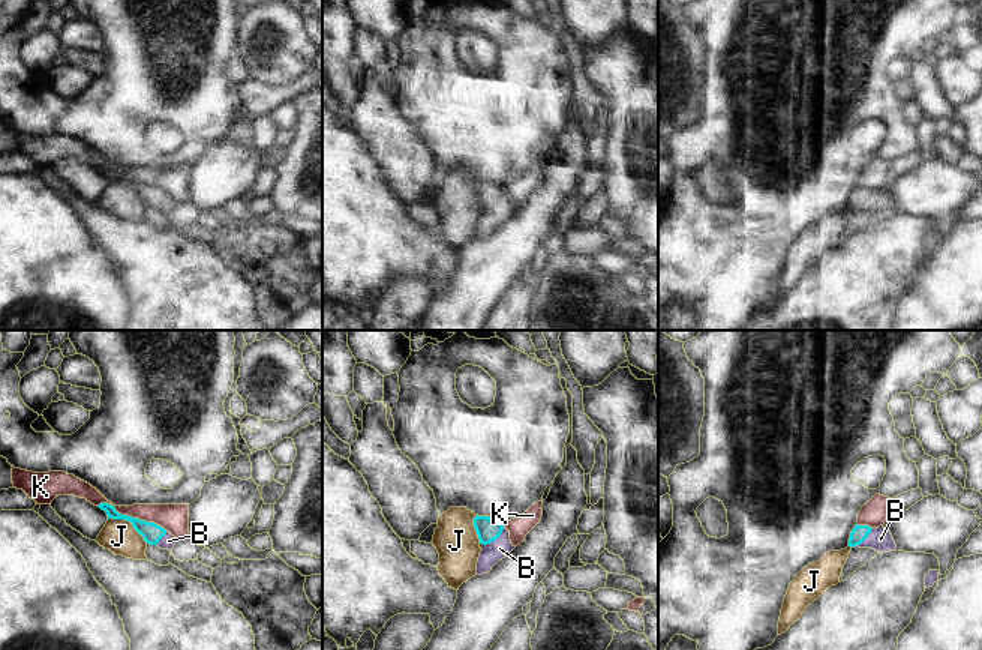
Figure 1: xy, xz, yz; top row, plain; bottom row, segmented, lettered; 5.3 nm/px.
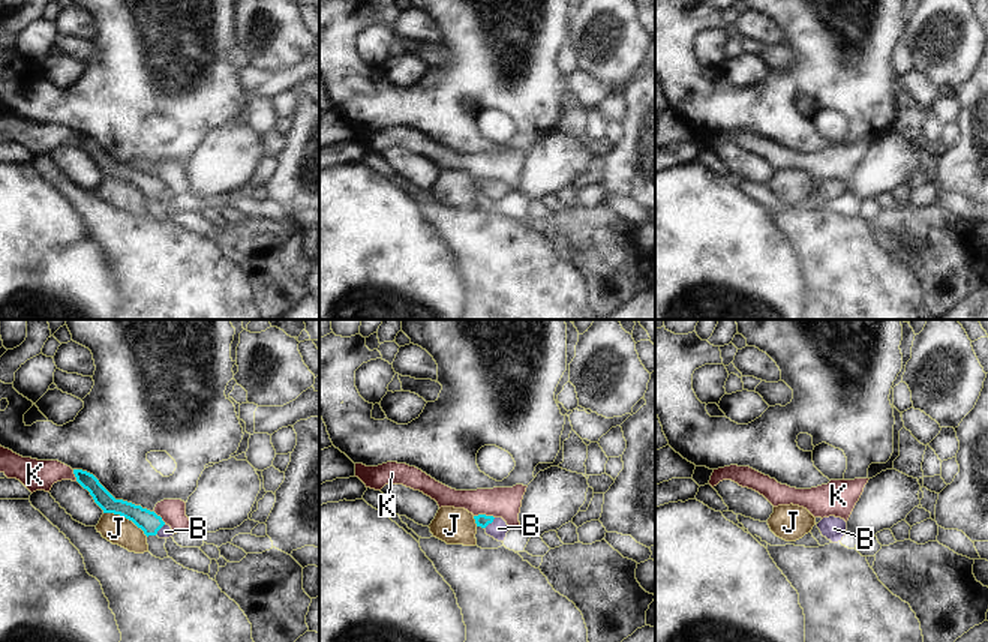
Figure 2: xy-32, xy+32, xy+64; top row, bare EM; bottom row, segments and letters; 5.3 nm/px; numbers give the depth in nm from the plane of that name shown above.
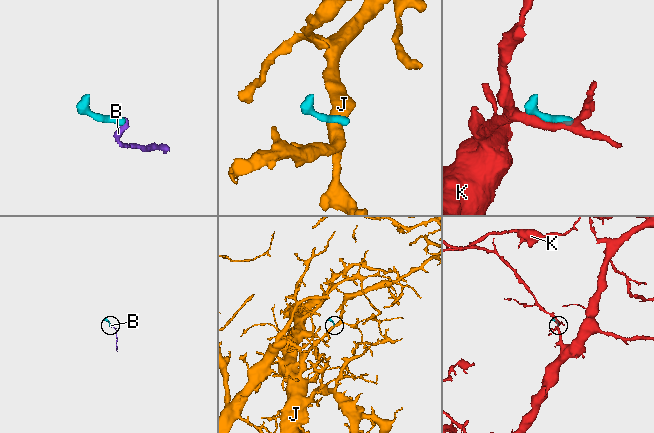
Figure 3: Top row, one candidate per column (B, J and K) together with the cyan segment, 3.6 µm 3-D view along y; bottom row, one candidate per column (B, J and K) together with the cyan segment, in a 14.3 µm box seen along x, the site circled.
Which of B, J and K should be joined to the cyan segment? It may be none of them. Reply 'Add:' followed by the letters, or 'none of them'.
Add: B

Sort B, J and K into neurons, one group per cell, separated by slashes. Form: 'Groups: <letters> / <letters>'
Groups: B / J / K

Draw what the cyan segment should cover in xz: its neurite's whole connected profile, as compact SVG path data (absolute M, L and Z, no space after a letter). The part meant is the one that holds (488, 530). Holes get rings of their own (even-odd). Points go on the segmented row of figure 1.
M475 516L474 527L478 534L480 543L486 548L480 552L477 561L477 575L492 570L492 567L505 558L516 546L510 540L510 531L499 522L492 521L489 516Z

